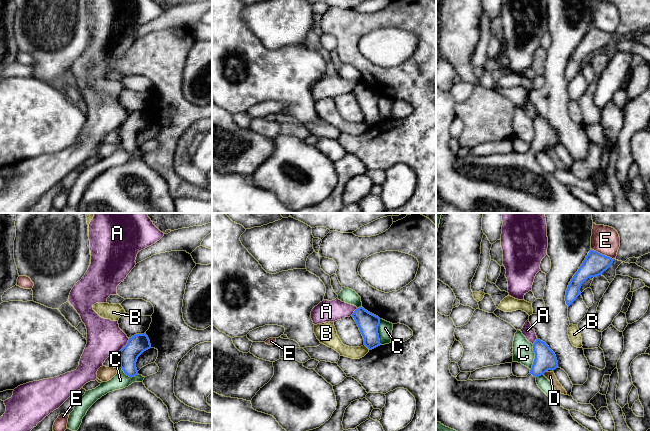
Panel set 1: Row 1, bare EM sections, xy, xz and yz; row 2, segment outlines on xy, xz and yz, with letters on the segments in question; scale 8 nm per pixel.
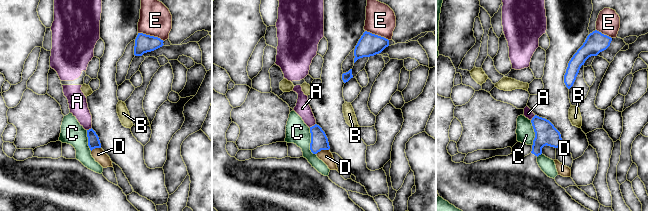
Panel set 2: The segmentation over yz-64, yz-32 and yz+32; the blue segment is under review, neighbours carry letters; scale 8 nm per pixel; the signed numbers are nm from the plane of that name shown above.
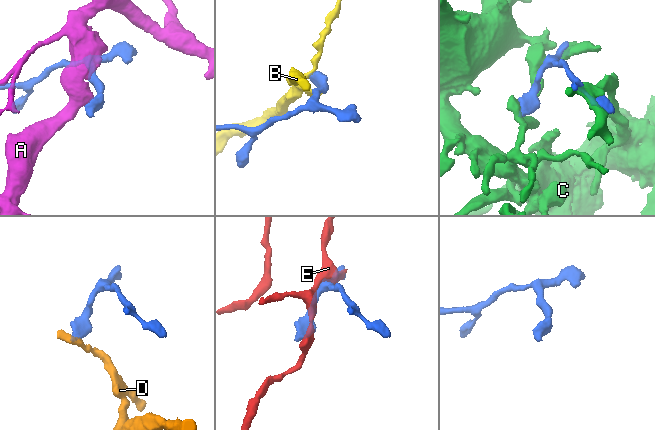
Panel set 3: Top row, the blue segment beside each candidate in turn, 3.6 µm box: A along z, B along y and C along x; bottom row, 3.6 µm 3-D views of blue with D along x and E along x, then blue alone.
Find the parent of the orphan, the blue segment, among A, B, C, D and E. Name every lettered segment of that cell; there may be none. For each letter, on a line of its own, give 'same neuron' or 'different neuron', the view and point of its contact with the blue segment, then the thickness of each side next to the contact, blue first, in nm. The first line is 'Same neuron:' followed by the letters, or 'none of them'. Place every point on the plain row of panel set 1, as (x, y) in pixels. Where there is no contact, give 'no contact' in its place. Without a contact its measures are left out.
Same neuron: none of them
A: different neuron; contact xy (125, 122); calibres 160 and 280 nm
B: different neuron; contact xz (367, 123); calibres 170 and 100 nm
C: different neuron; contact yz (535, 133); calibres 180 and 170 nm
D: different neuron; contact yz (543, 149); calibres 180 and 70 nm
E: different neuron; contact yz (601, 30); calibres 180 and 220 nm

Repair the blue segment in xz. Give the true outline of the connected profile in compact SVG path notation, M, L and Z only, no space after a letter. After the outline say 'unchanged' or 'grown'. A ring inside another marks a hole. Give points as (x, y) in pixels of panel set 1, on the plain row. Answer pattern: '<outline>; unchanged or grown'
M363 83L357 84L352 90L359 106L364 114L364 121L372 126L380 122L380 115L378 110L378 102L380 100L380 94Z; unchanged

